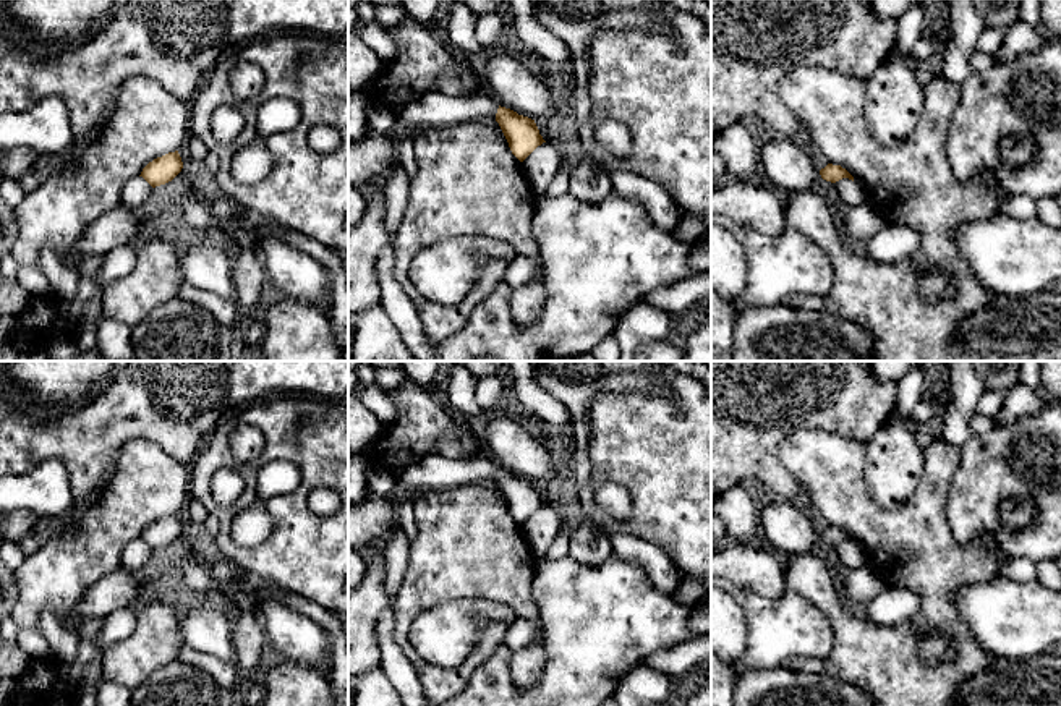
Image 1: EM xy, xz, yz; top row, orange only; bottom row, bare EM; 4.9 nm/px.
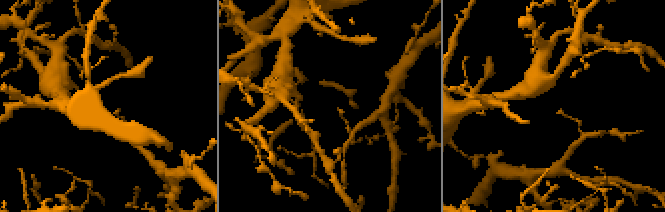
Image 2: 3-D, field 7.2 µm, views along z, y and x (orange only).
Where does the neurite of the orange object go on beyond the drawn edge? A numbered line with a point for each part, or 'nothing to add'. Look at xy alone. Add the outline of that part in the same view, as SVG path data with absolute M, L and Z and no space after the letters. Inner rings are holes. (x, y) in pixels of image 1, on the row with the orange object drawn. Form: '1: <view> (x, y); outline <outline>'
1: xy (138, 190); outline M134 176L126 183L125 204L131 209L139 209L141 204L151 196L152 186L143 178Z

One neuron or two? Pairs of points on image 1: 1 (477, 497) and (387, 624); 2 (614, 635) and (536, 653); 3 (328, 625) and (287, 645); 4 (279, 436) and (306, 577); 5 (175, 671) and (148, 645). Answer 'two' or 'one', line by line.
1: two
2: two
3: two
4: one
5: two

